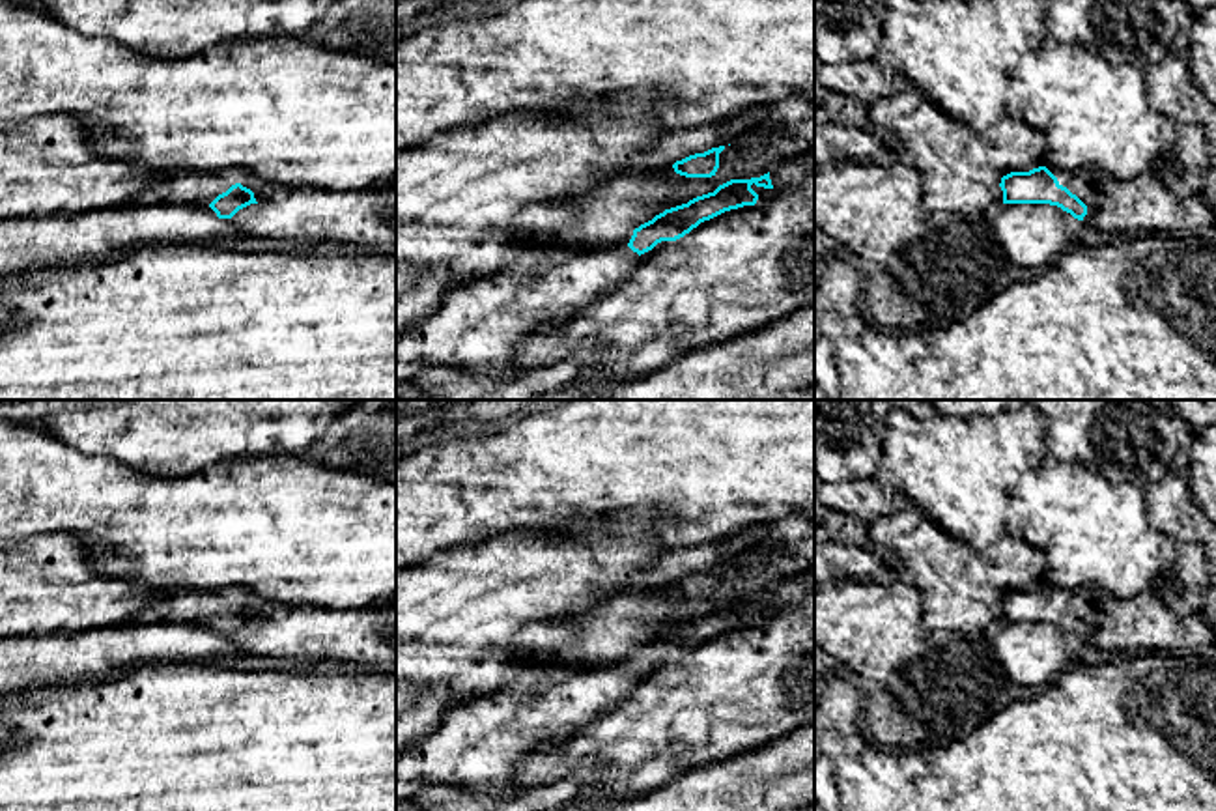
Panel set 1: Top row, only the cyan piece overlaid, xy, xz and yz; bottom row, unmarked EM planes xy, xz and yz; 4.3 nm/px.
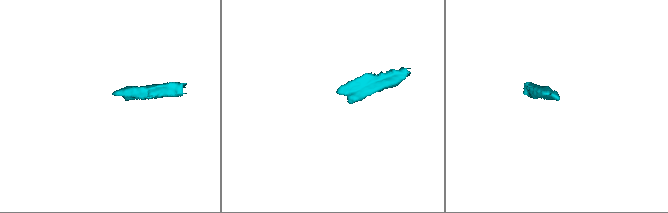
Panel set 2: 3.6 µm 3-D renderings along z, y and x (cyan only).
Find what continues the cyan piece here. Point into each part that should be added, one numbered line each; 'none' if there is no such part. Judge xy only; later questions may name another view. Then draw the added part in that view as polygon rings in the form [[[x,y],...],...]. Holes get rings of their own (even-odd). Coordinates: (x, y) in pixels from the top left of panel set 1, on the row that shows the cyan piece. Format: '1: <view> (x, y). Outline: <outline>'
1: xy (182, 187). Outline: [[[174,172],[153,176],[129,206],[189,204],[209,206],[219,194],[237,183],[235,174],[226,172]]]

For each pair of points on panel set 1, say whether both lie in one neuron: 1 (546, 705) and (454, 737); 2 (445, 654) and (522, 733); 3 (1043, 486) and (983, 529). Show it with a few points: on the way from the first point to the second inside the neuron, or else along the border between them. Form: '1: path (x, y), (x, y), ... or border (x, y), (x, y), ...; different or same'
1: path (523, 718), (488, 737), (477, 737); same
2: border (490, 694), (467, 697), (445, 712); different
3: border (1033, 469), (1020, 479), (1011, 499), (1018, 535); different

